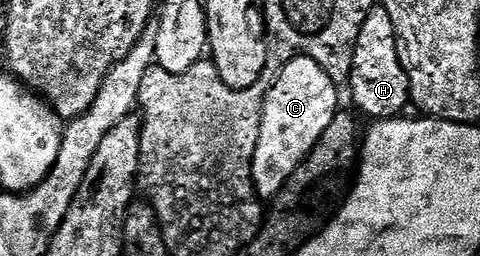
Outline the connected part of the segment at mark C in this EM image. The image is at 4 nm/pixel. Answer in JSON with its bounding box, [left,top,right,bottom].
[253,56,341,198]

